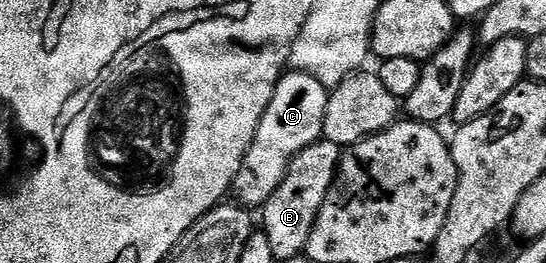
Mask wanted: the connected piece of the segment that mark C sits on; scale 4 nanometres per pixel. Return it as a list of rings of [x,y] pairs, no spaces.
[[[288,71],[281,76],[274,99],[270,99],[270,107],[266,107],[266,115],[262,115],[262,123],[258,123],[256,137],[244,157],[244,167],[236,176],[234,197],[236,193],[235,200],[241,206],[252,211],[264,206],[270,195],[278,191],[294,158],[323,138],[329,92],[314,75]]]

